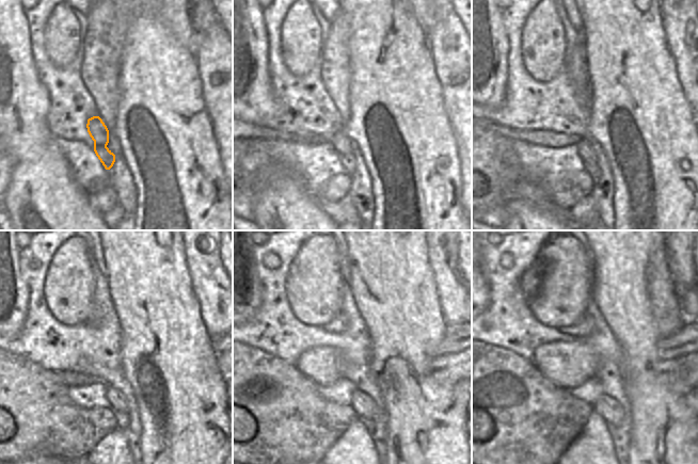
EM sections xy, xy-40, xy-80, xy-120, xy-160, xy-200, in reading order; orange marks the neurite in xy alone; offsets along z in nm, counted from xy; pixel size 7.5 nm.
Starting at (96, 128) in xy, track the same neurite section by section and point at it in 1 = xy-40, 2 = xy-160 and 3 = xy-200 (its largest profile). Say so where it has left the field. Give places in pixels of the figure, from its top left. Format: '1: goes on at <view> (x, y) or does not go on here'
1: goes on at xy-40 (343, 144)
2: goes on at xy-160 (364, 406)
3: goes on at xy-200 (607, 408)

